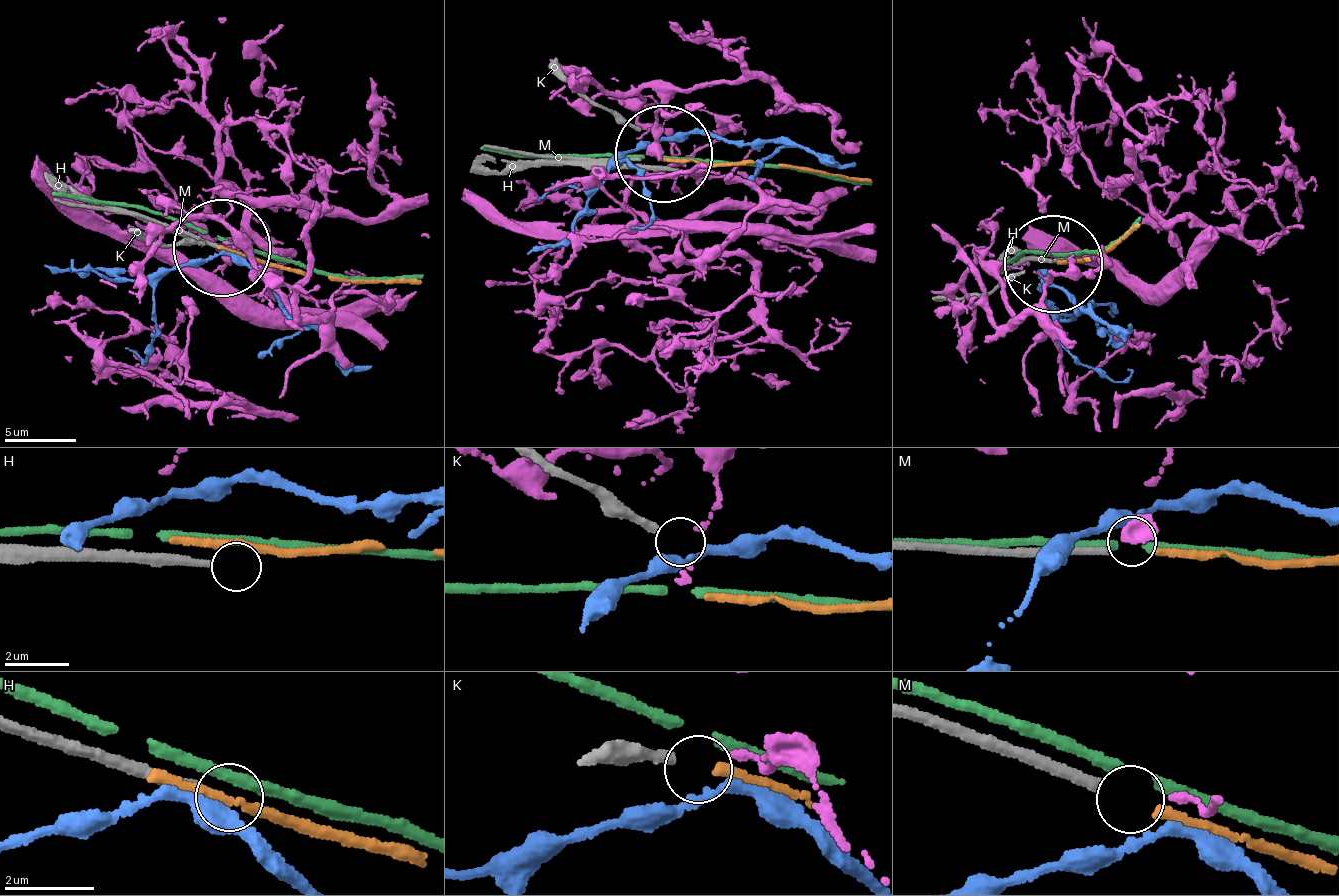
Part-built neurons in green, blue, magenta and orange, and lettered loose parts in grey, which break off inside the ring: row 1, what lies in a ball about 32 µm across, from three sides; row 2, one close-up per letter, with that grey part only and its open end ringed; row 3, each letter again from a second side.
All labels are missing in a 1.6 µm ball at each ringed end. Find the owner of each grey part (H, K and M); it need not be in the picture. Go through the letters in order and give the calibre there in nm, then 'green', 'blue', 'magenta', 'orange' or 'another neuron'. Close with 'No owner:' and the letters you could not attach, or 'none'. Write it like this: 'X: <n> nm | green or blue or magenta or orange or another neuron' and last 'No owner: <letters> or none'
H: 240 nm | another neuron
K: 200 nm | blue
M: 260 nm | orange
No owner: H

